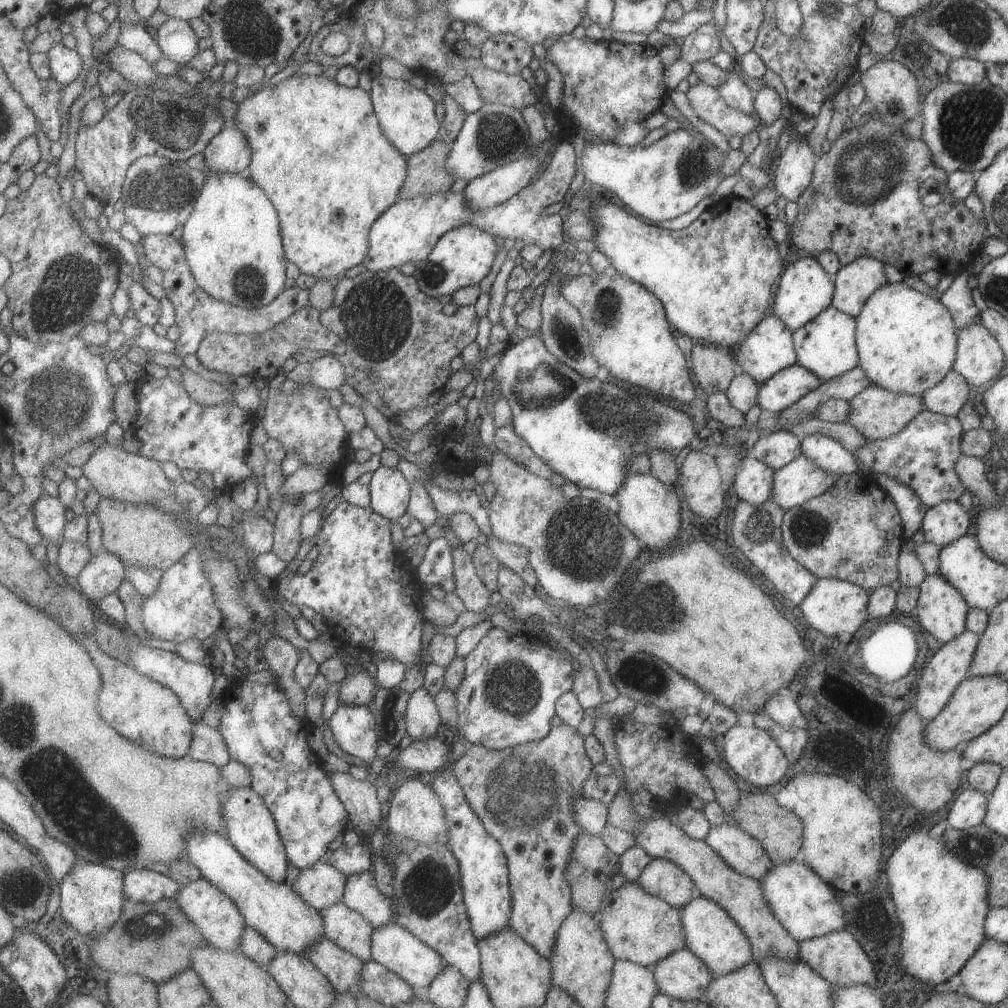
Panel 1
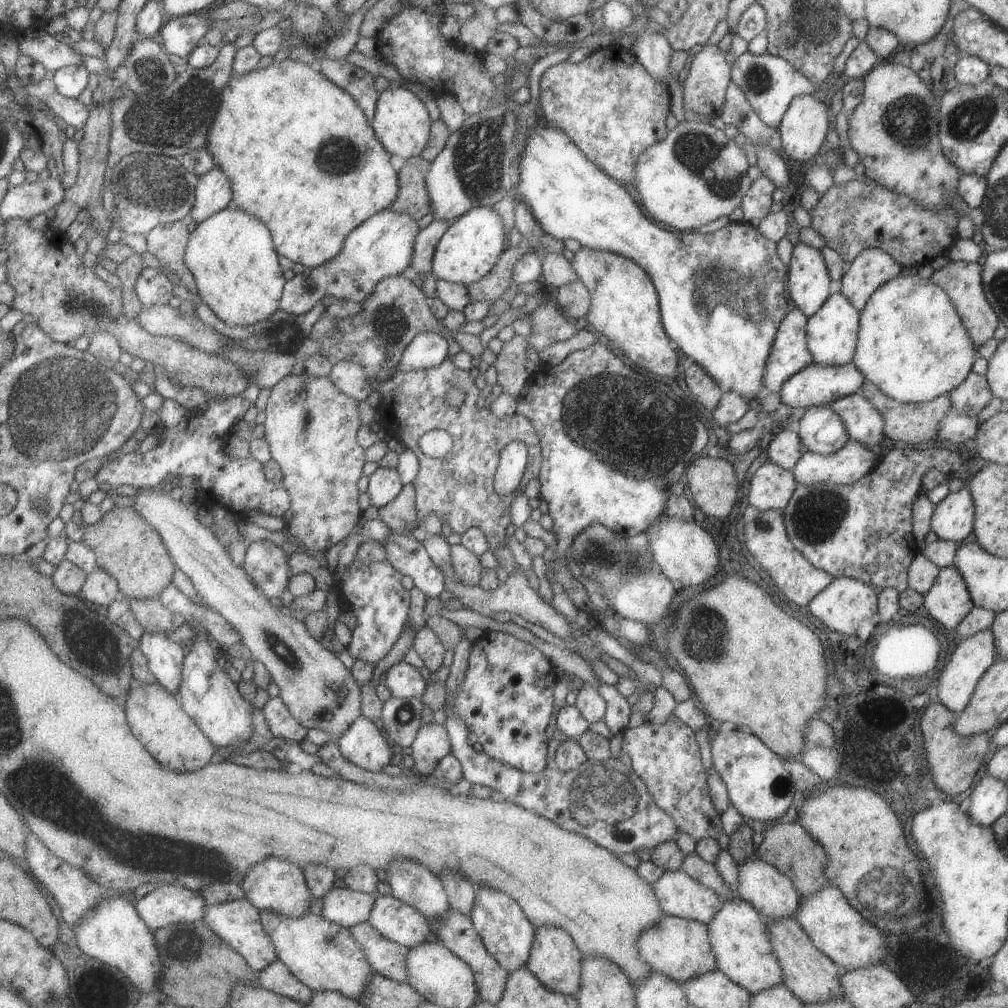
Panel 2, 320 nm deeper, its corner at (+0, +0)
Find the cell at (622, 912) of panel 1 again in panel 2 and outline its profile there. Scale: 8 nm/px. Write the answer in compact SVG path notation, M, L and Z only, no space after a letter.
M665 915L650 929L642 931L636 947L653 972L663 973L679 984L716 969L716 958L708 939L707 927L699 921Z

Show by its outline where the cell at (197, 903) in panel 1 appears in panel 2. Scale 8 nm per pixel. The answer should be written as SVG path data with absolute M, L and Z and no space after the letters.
M249 899L210 905L204 921L225 941L228 942L259 973L280 958L273 938L262 922L262 910Z

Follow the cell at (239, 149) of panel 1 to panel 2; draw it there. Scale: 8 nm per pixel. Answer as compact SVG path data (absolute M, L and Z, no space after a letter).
M218 166L200 178L196 190L195 204L189 216L197 224L204 223L218 212L234 205L230 178Z

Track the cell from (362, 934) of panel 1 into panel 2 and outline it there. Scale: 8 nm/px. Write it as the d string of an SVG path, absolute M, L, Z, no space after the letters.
M369 921L350 929L363 945L364 952L377 973L400 983L409 982L409 947L383 936Z

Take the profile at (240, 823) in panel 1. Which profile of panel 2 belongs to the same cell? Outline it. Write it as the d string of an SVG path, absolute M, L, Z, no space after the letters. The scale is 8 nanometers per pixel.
M266 858L251 870L241 886L245 889L246 898L262 911L271 911L294 919L300 919L311 913L314 894L308 885L305 871L287 859Z

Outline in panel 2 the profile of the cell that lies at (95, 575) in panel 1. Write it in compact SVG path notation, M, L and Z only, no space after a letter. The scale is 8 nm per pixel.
M97 568L87 577L82 588L82 597L109 608L113 601L123 598L123 594L118 580L105 569Z

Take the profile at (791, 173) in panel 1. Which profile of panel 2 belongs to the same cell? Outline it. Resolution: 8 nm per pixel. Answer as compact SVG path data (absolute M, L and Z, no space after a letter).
M813 94L795 95L786 106L776 129L780 134L780 143L784 153L791 162L805 164L810 162L812 156L825 142L825 132L829 128L829 110L823 101L817 100Z

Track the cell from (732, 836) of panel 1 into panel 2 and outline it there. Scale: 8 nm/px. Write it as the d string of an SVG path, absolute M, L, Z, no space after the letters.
M751 858L745 862L737 862L737 894L738 896L747 901L759 914L771 920L777 918L791 918L795 919L797 914L797 906L799 906L798 892L795 890L792 882L771 864L762 859Z

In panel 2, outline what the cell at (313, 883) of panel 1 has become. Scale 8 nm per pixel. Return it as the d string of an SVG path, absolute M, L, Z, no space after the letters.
M349 887L334 888L323 899L322 914L325 918L351 928L370 920L374 912L376 896L351 890Z

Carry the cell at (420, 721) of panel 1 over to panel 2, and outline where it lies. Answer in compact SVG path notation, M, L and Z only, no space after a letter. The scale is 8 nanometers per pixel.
M436 723L423 725L411 748L411 756L422 777L433 775L443 758L452 753L447 727Z

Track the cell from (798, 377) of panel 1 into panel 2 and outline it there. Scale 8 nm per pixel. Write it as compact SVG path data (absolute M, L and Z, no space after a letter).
M813 362L783 382L778 393L780 402L790 407L823 407L835 399L853 395L856 390L862 388L865 381L852 362L844 365L824 365Z

